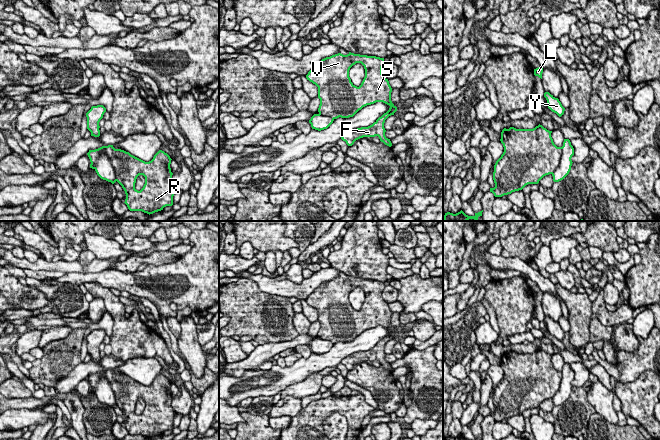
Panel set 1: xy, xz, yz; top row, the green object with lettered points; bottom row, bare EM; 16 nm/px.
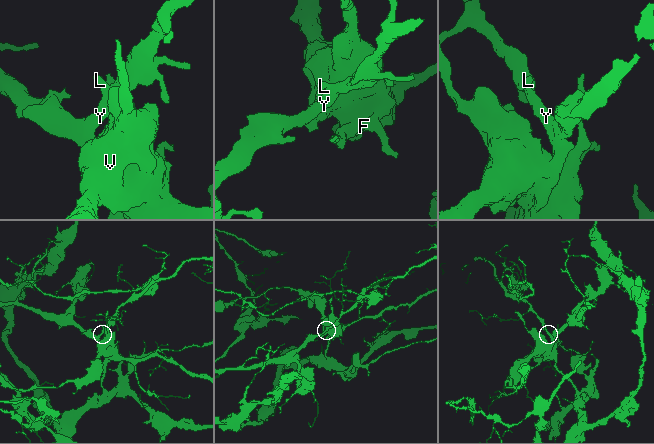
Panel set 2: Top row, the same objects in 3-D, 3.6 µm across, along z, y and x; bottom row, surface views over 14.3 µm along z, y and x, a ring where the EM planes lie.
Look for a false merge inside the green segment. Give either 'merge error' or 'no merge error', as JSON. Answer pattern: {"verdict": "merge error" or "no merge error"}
{"verdict": "merge error"}

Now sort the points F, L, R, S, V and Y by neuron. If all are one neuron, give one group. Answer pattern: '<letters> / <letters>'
F R S V / L Y

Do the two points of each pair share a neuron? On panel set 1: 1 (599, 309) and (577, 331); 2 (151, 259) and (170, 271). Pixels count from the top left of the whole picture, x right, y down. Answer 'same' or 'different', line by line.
1: different
2: different

